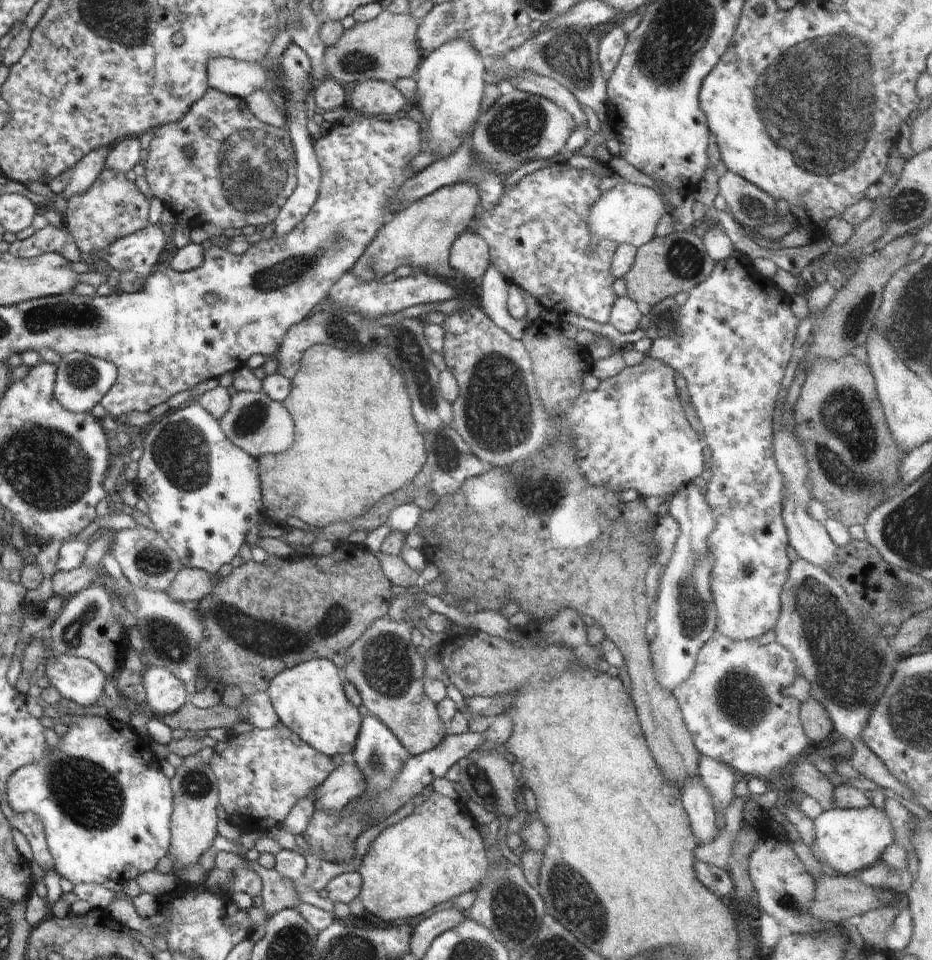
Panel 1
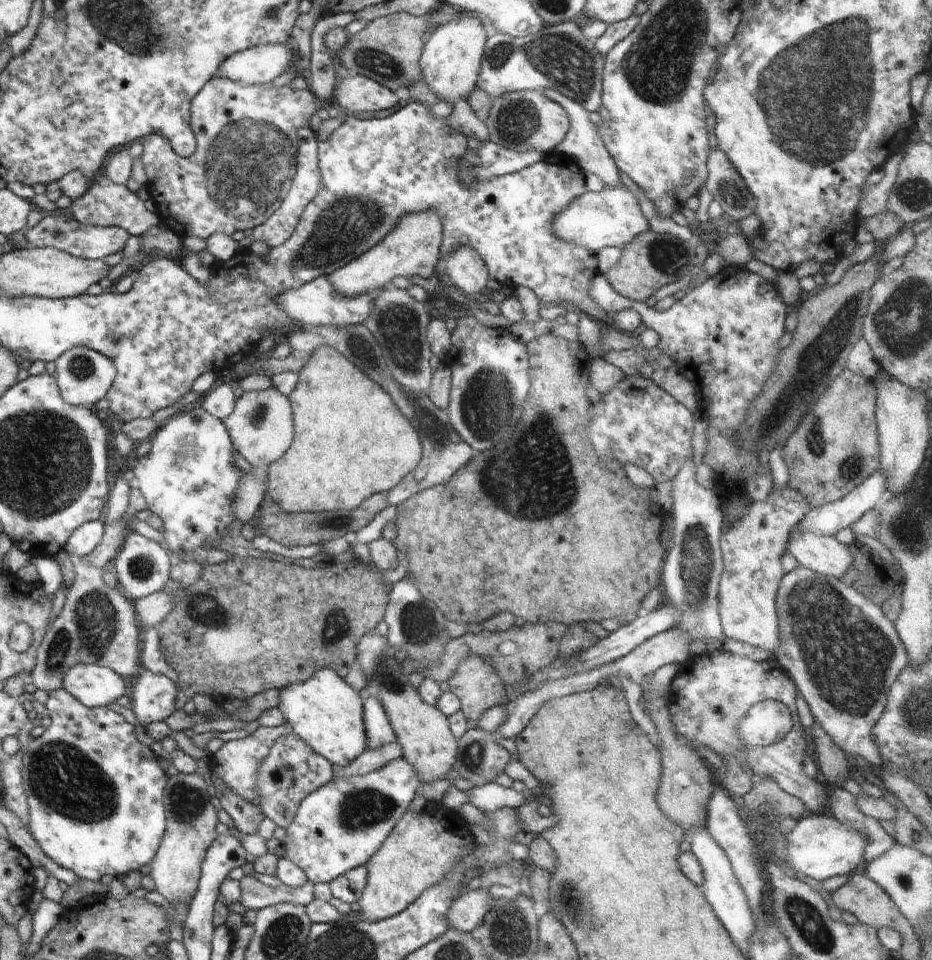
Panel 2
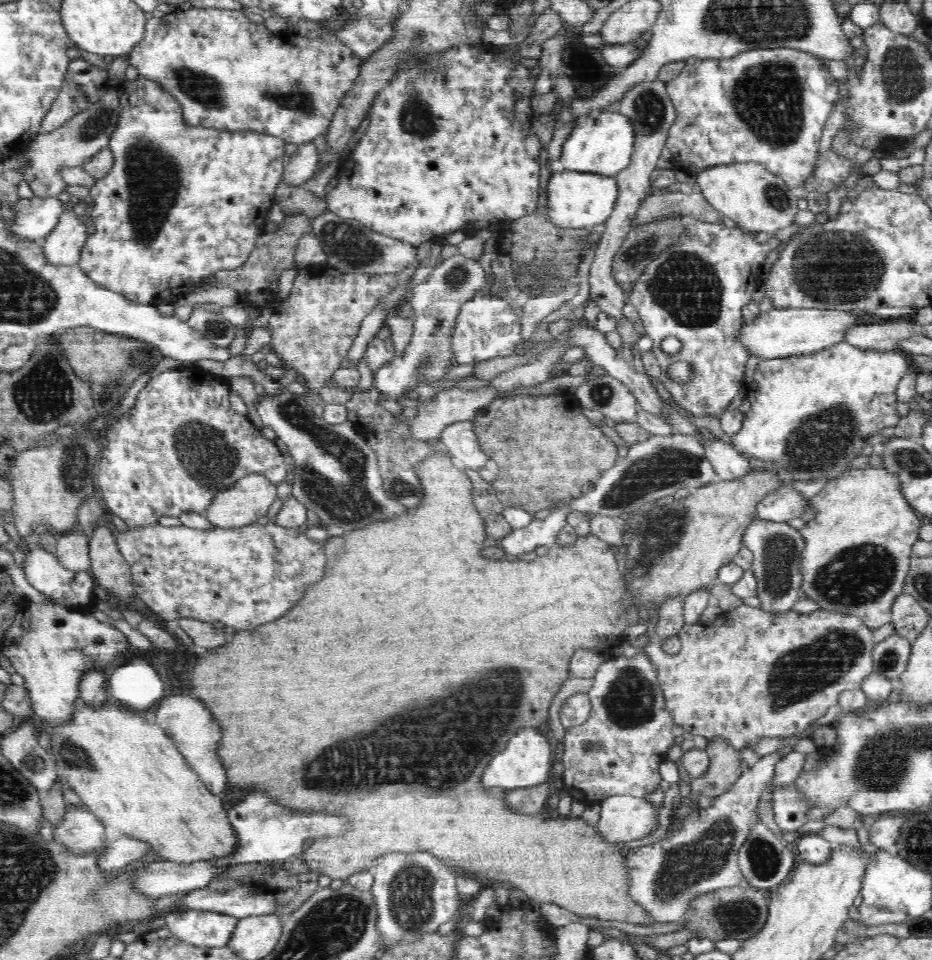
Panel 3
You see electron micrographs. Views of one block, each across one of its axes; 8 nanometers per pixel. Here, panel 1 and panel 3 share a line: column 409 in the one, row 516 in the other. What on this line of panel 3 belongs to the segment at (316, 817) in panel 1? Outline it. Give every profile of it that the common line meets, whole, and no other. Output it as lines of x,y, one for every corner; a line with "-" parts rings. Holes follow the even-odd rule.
789,486
778,487
770,491
755,508
756,518
771,522
787,522
802,516
804,510
810,508
810,499

